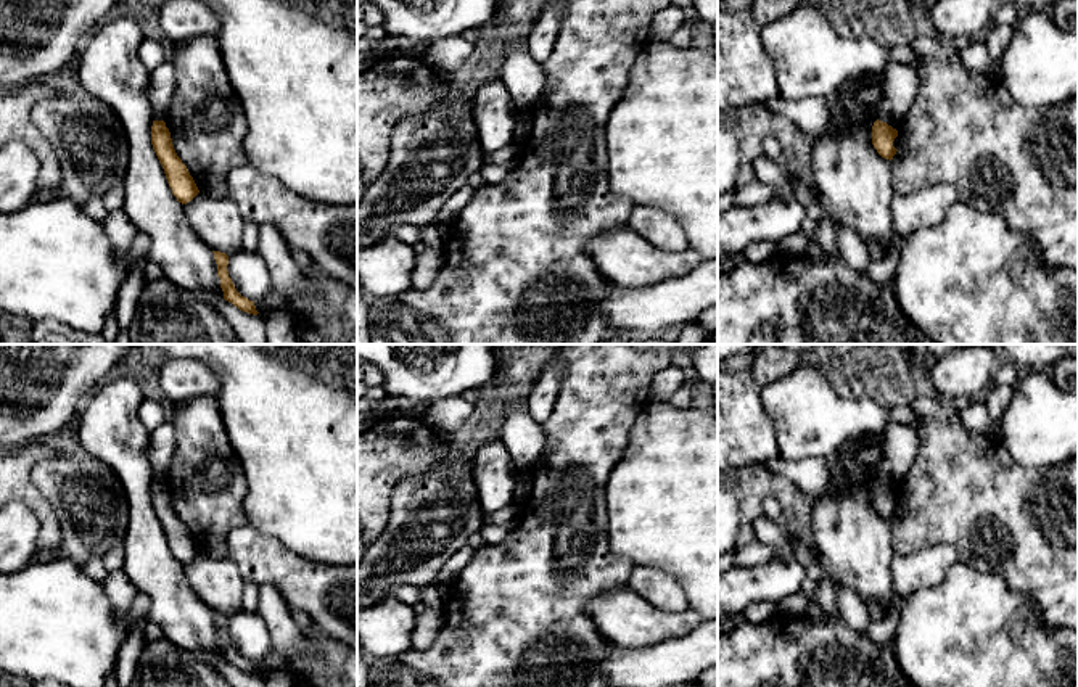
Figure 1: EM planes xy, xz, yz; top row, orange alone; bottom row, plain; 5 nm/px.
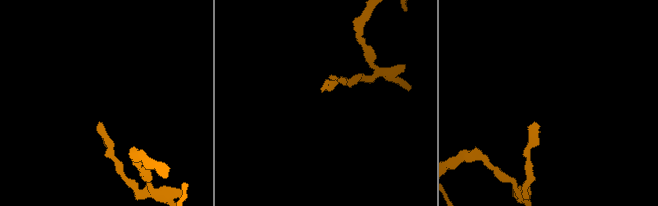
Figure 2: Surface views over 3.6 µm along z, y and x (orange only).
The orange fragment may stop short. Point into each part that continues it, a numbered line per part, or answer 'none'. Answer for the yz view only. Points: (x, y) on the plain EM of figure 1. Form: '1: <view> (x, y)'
none

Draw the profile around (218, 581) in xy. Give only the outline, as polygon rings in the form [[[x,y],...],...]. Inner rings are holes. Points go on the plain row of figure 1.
[[[198,553],[183,565],[183,576],[191,590],[212,611],[230,616],[241,610],[245,579],[232,560]]]

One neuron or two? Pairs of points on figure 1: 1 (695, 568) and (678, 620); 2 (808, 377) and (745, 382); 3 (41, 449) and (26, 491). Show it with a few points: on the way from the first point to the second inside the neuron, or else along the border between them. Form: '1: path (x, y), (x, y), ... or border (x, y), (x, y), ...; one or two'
1: border (689, 607), (700, 617); two
2: border (798, 366), (763, 390), (763, 409), (769, 417); two
3: path (31, 459), (24, 465), (24, 481); one

